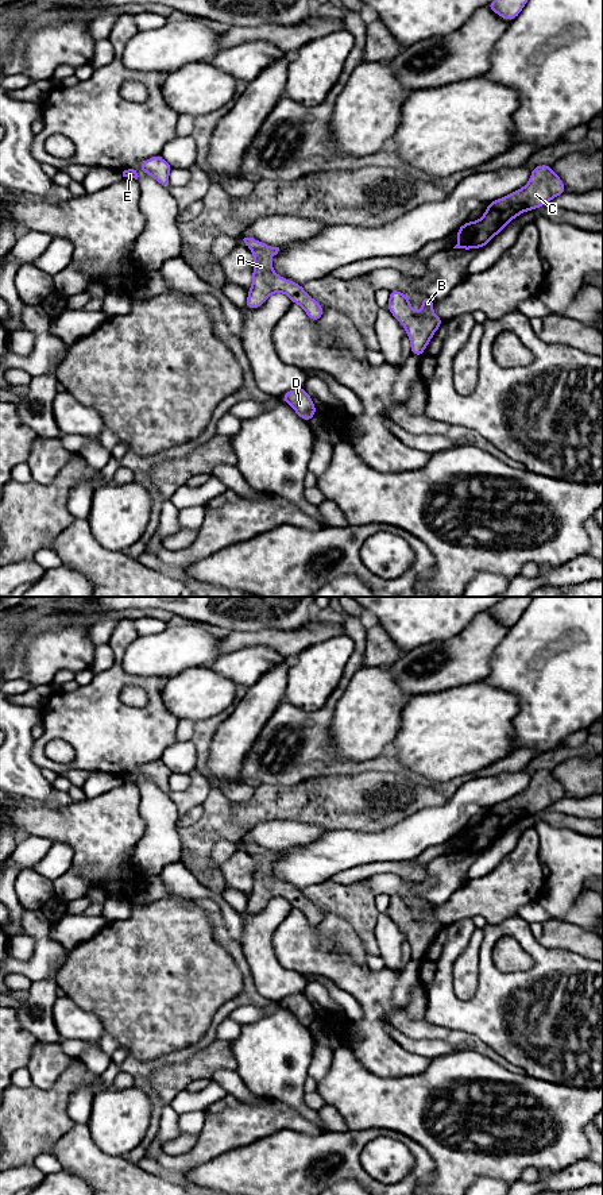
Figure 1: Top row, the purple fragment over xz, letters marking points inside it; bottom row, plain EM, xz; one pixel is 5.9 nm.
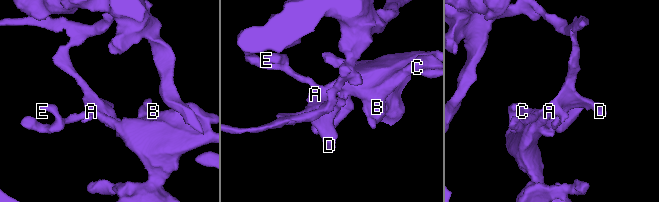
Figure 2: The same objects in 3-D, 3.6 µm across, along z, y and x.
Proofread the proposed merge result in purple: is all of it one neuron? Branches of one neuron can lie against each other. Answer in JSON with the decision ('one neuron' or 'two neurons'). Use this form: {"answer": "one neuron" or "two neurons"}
{"answer": "one neuron"}

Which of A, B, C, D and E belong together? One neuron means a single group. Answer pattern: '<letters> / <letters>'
A B C D E

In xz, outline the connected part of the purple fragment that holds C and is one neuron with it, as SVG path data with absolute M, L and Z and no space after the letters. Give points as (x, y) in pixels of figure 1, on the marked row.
M538 165L532 169L525 186L490 203L479 220L465 221L456 231L457 244L453 248L482 248L517 216L541 208L564 193L564 182L552 166Z

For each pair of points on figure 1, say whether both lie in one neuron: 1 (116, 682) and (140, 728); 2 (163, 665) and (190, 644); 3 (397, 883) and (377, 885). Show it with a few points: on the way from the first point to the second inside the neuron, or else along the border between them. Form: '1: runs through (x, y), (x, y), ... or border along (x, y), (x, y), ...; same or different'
1: runs through (115, 694), (115, 704), (128, 717); same
2: runs through (170, 658), (184, 647); same
3: runs through (391, 883), (382, 883); same

